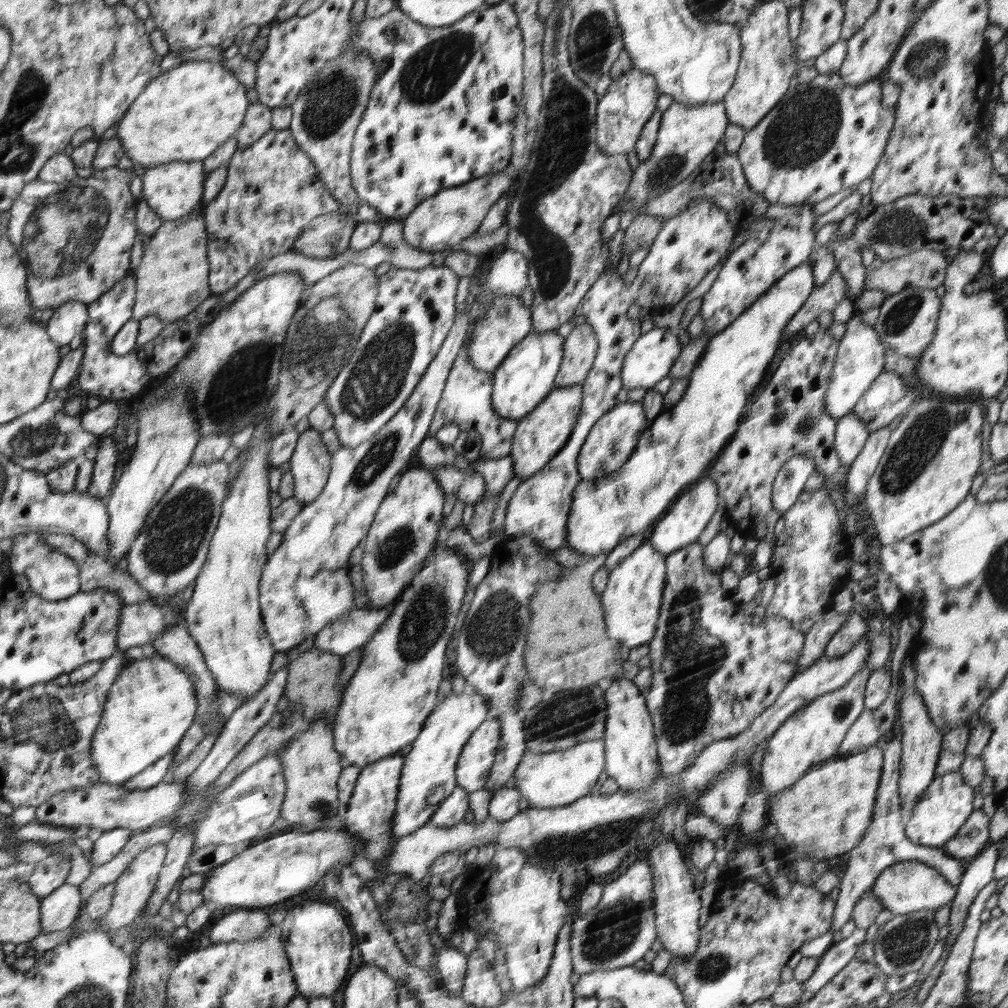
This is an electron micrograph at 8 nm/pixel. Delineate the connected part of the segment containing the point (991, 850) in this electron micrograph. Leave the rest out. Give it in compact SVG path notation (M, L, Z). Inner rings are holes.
M989 844L967 866L957 885L957 896L952 900L952 909L949 917L950 933L944 940L943 952L950 952L956 937L964 928L964 920L968 917L970 905L976 895L986 884L993 879L993 870L1000 855L1000 844Z

